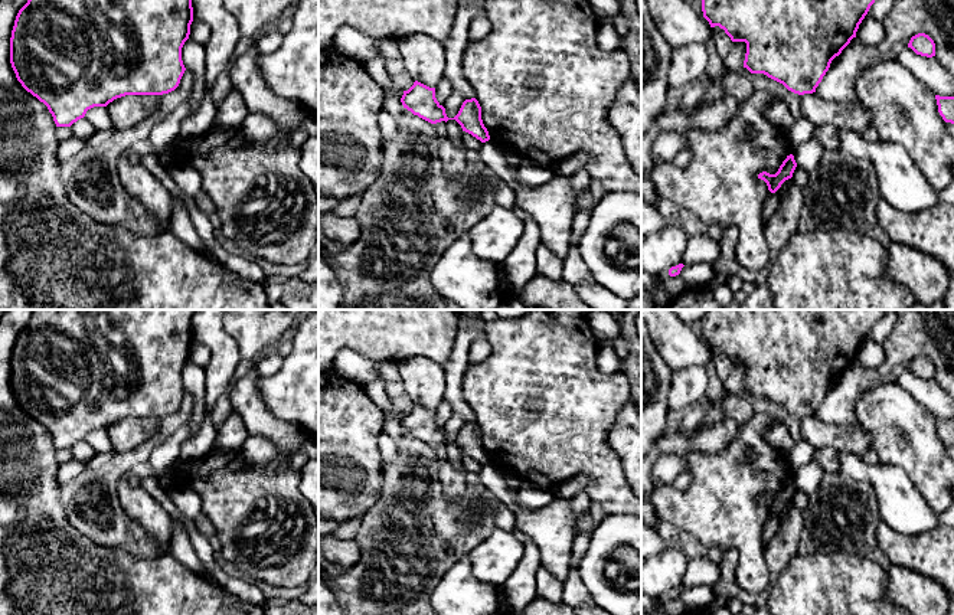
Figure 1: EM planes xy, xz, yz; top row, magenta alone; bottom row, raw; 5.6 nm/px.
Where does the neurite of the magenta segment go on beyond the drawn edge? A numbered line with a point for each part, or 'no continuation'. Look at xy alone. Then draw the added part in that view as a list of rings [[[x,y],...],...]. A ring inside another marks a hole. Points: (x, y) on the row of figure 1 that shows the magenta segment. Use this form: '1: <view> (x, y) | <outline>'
no continuation

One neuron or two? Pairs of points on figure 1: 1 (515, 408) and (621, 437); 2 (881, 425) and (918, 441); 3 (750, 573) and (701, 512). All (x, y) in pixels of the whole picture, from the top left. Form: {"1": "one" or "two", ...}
{"1": "two", "2": "one", "3": "one"}

